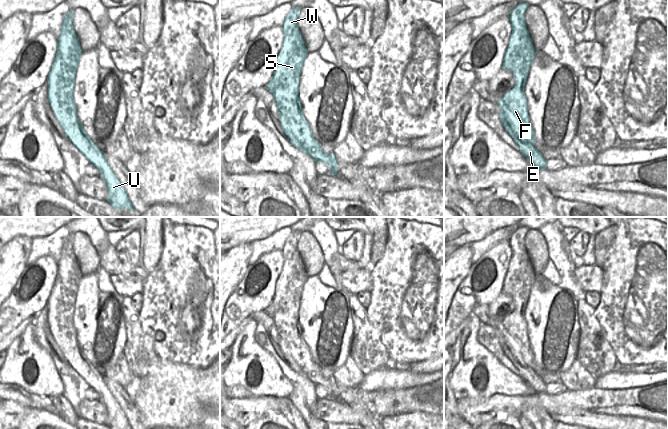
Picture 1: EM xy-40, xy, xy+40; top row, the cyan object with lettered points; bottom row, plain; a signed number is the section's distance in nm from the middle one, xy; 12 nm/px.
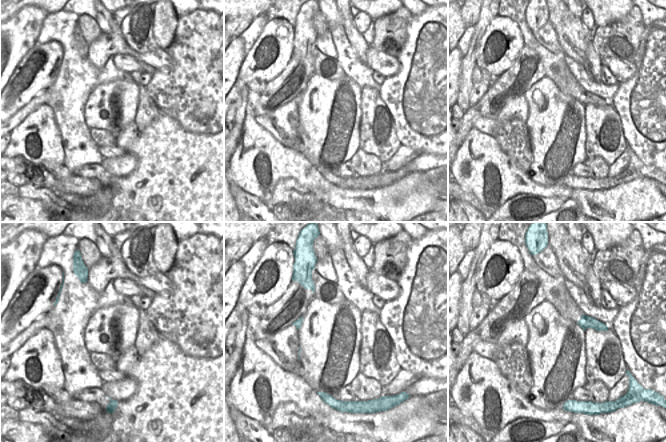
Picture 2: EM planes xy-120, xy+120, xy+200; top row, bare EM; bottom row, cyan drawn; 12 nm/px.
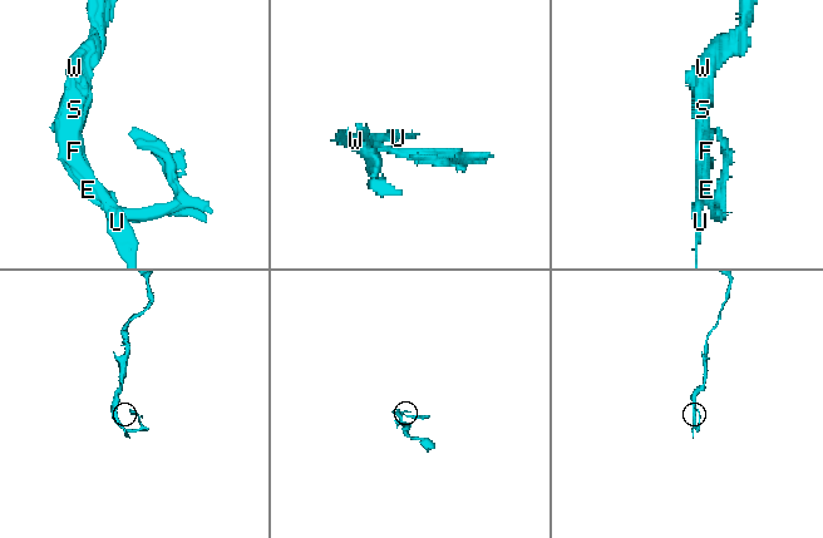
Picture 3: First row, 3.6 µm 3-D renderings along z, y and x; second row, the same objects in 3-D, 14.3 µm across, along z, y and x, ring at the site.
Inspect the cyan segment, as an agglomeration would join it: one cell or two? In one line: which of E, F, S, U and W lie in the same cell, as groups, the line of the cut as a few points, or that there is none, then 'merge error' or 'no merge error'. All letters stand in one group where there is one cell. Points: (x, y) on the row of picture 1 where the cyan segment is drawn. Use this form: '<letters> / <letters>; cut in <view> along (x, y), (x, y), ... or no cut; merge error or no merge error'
E / F S U W; cut in xy+40 along (501, 108), (504, 116), (533, 145); merge error

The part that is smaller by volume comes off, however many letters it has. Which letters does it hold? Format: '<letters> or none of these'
E

